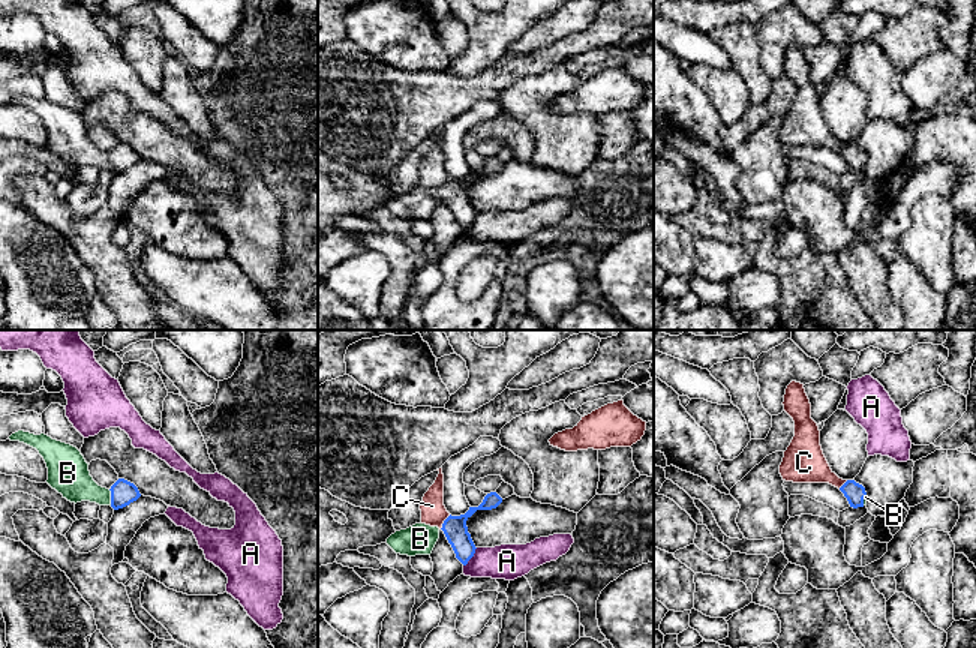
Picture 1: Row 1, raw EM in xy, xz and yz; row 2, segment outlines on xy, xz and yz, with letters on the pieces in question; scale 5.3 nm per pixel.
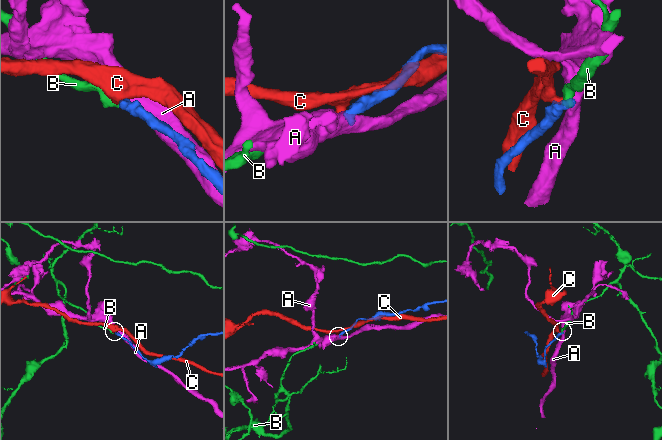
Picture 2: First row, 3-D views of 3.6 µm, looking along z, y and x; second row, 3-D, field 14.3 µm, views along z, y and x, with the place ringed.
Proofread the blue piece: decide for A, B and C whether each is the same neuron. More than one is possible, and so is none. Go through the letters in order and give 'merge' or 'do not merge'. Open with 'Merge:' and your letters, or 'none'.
Merge: B
A: do not merge
B: merge
C: do not merge

